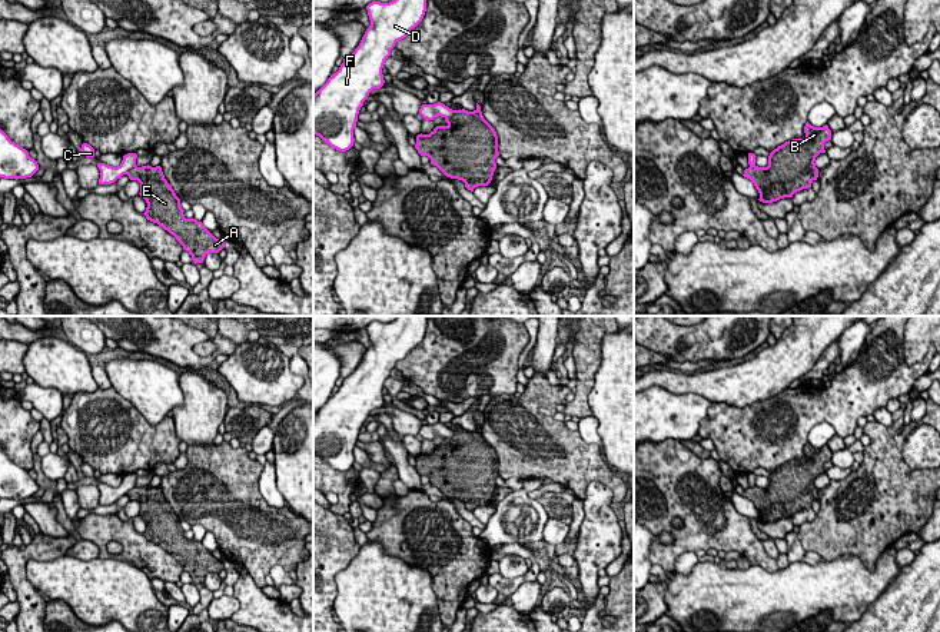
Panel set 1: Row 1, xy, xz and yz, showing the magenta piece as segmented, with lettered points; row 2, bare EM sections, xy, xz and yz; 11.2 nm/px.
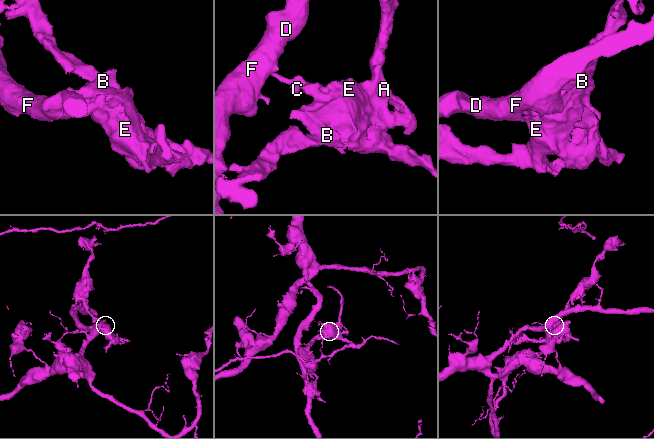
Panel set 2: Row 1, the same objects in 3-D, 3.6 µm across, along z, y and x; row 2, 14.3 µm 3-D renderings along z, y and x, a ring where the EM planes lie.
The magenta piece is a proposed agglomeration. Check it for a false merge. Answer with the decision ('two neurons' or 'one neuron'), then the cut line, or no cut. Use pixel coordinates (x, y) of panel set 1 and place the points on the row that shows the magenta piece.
two neurons; cut xz (454, 110), (445, 117)

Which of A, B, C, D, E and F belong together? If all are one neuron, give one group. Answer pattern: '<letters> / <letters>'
A B E / C D F

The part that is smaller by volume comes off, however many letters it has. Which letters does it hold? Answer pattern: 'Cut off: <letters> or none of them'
Cut off: A, B, E

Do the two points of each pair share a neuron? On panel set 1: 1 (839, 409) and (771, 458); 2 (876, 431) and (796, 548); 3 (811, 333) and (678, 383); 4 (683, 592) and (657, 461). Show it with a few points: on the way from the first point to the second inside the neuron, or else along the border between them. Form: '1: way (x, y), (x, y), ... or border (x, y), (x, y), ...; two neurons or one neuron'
1: way (820, 409), (787, 441); one neuron
2: border (796, 534), (806, 551); two neurons
3: way (779, 365), (769, 373), (746, 383), (711, 383); one neuron
4: border (674, 569), (667, 576); two neurons

